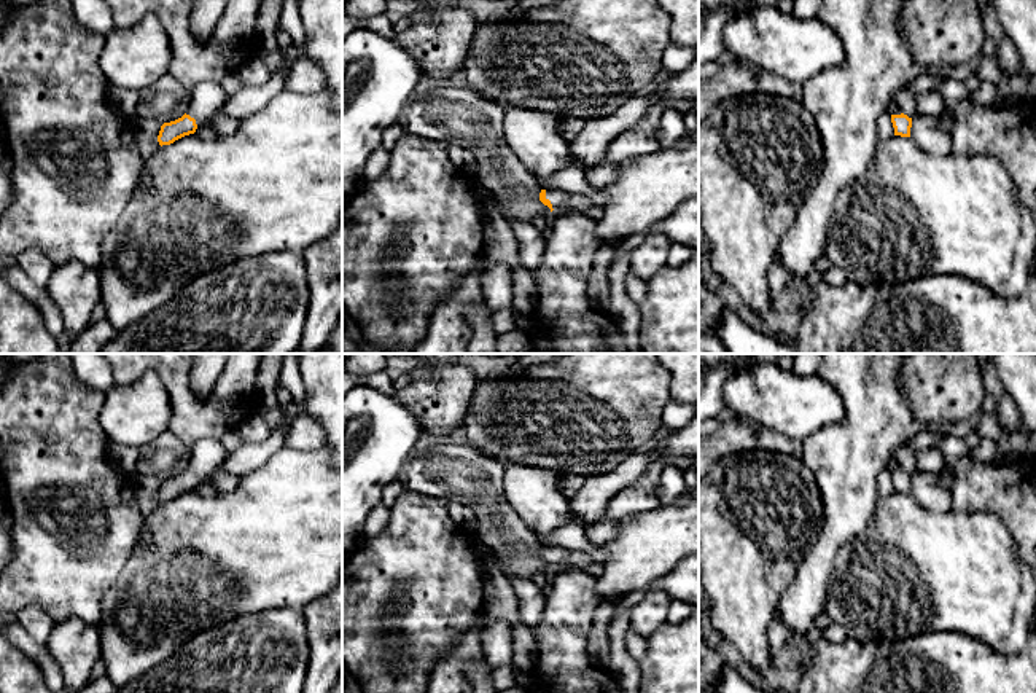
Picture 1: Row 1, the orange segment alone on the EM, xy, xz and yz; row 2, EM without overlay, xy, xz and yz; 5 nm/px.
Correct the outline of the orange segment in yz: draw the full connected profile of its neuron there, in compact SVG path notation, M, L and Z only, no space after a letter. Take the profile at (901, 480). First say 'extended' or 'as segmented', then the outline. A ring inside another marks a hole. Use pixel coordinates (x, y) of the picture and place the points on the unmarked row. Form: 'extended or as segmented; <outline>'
extended; M890 462L888 468L891 470L894 492L910 494L912 475L904 472L902 467L896 462Z

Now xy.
extended; M199 440L191 446L191 460L186 470L170 480L161 483L158 499L159 502L170 502L175 497L194 491L199 483L213 475L216 468L226 460L229 452L223 448L220 440Z

